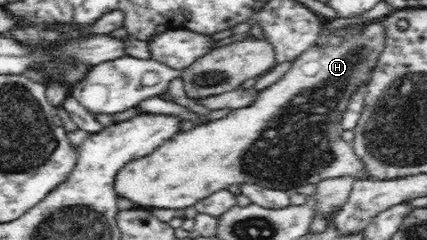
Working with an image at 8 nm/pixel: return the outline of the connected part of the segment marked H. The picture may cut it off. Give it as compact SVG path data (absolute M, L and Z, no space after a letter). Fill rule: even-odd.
M381 19L371 20L369 24L363 26L363 30L359 30L357 34L349 36L347 40L343 42L336 42L330 40L324 44L313 44L309 46L304 53L299 54L290 61L290 68L281 76L276 82L270 86L259 90L256 94L256 98L253 100L253 103L250 106L245 106L241 109L231 109L231 111L223 118L213 120L213 122L202 123L197 125L187 132L181 132L181 134L176 135L174 138L169 138L169 141L166 141L164 145L156 148L149 158L141 158L141 160L135 160L129 162L125 168L121 168L121 172L117 174L117 182L115 182L115 190L119 196L123 198L129 198L131 202L139 204L139 206L151 206L151 208L168 208L168 209L177 209L187 208L211 194L215 194L213 190L223 190L227 189L228 186L235 186L235 184L256 184L263 186L265 188L277 189L282 191L292 192L297 186L307 186L307 184L317 184L325 179L335 179L339 177L353 177L355 180L362 179L365 177L364 167L361 162L358 161L357 156L353 153L353 147L348 142L345 142L341 138L341 134L344 132L341 128L340 121L342 120L345 110L353 96L357 94L357 91L361 90L367 82L370 80L372 75L372 70L377 64L379 55L383 52L386 41L386 29L382 26Z

